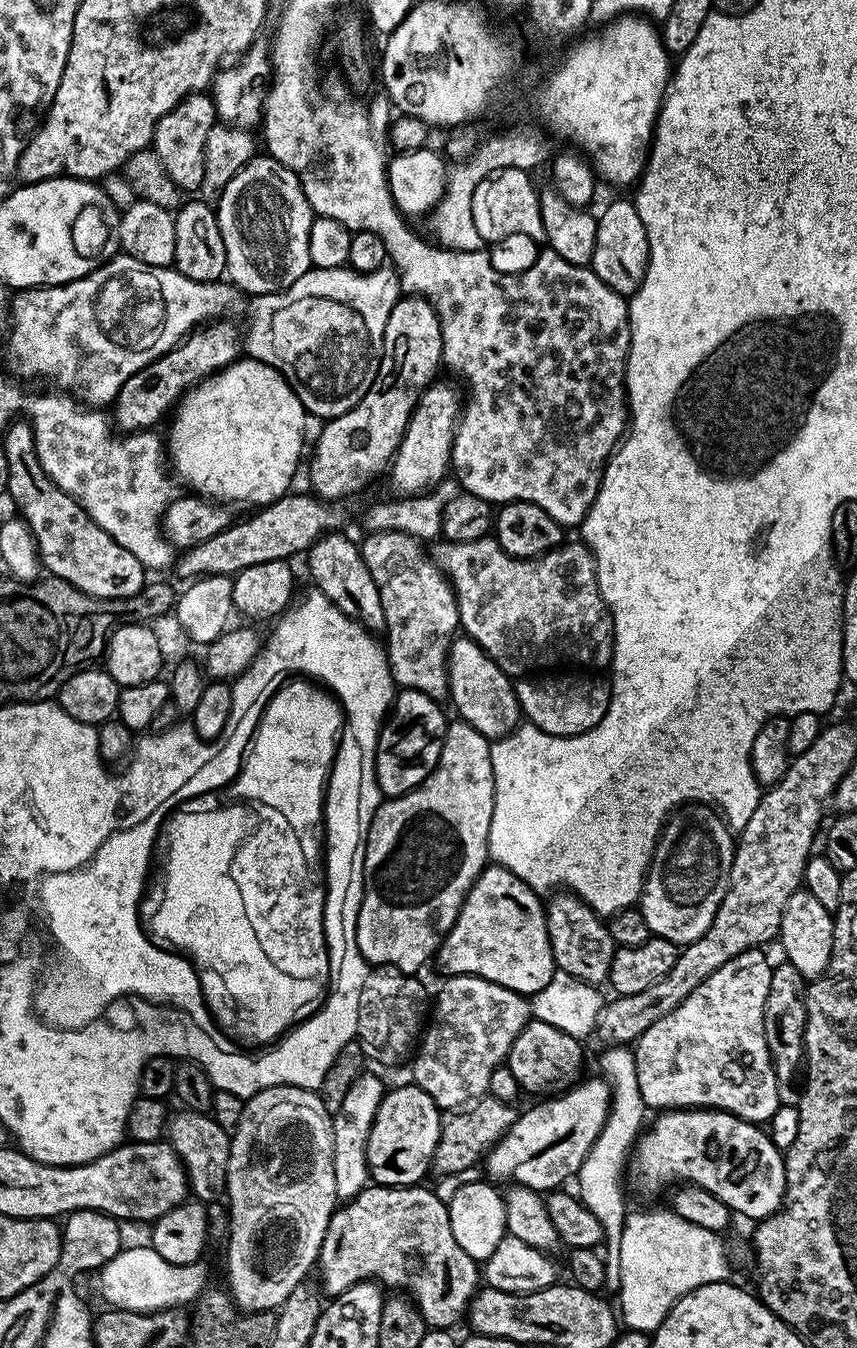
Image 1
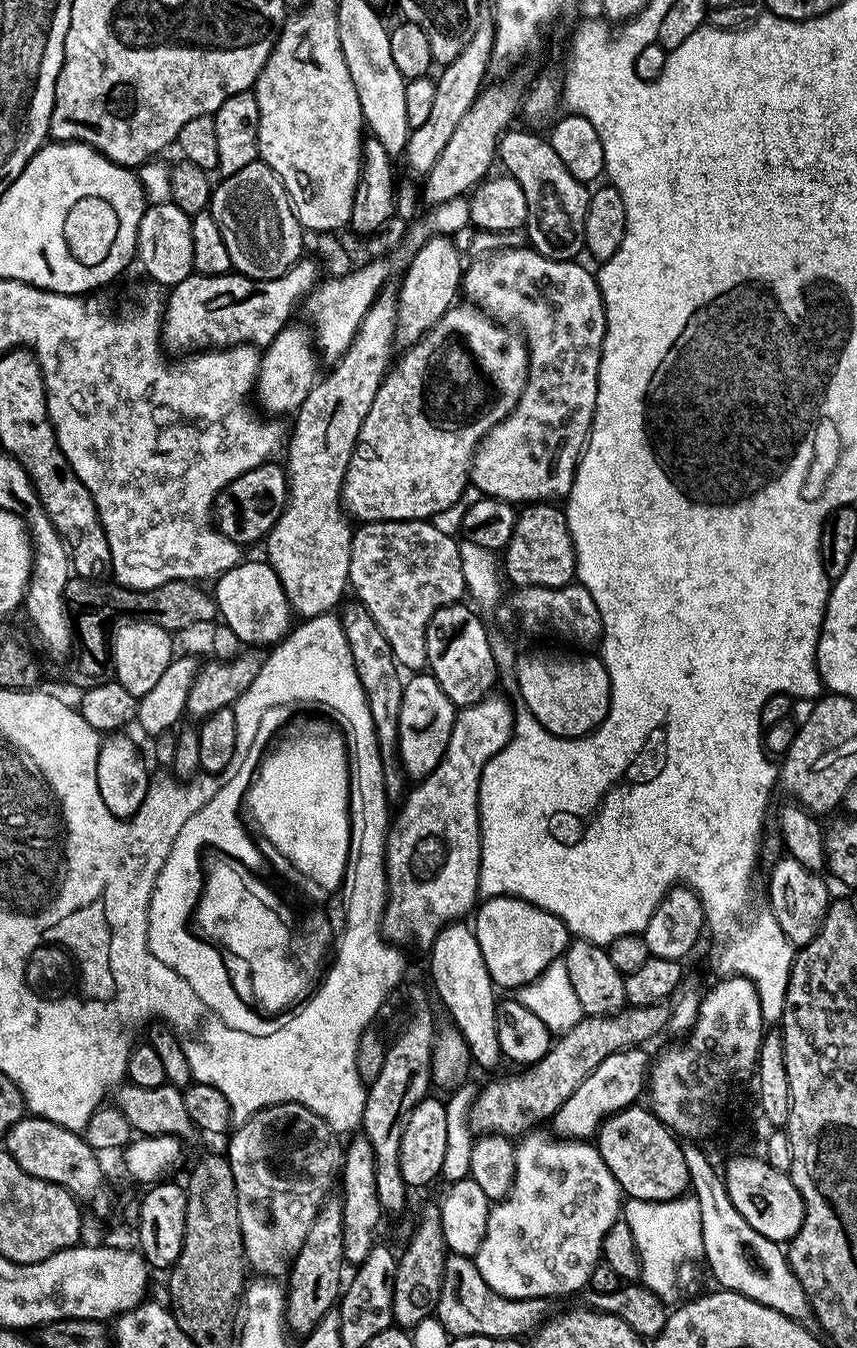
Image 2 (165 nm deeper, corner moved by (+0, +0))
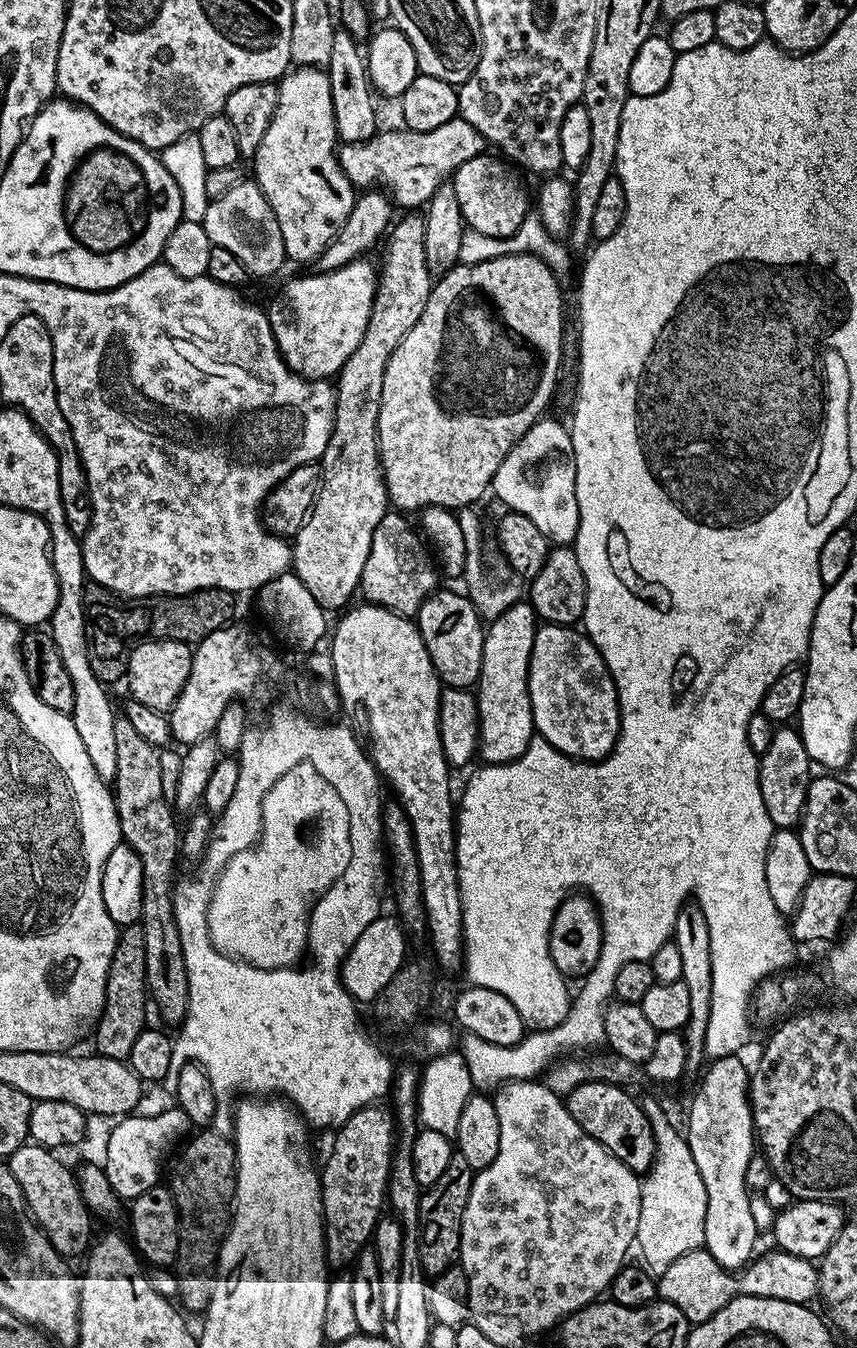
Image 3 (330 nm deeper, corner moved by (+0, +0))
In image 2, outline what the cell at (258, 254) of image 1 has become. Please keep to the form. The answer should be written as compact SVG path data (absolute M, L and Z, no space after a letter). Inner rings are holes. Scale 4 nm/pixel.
M261 159L255 160L250 166L238 170L238 174L223 177L212 189L210 211L214 222L222 230L222 239L226 242L226 250L230 250L230 262L239 275L249 276L255 280L269 280L286 274L301 259L304 248L305 229L300 227L300 219L292 201L288 199L288 191L282 178Z

